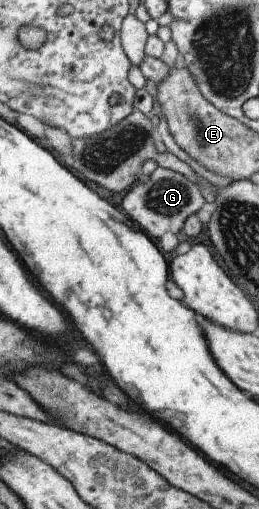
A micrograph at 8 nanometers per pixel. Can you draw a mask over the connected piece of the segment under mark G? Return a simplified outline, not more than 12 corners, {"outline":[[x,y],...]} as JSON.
{"outline":[[157,167],[122,198],[150,238],[180,232],[204,203],[182,174]]}

